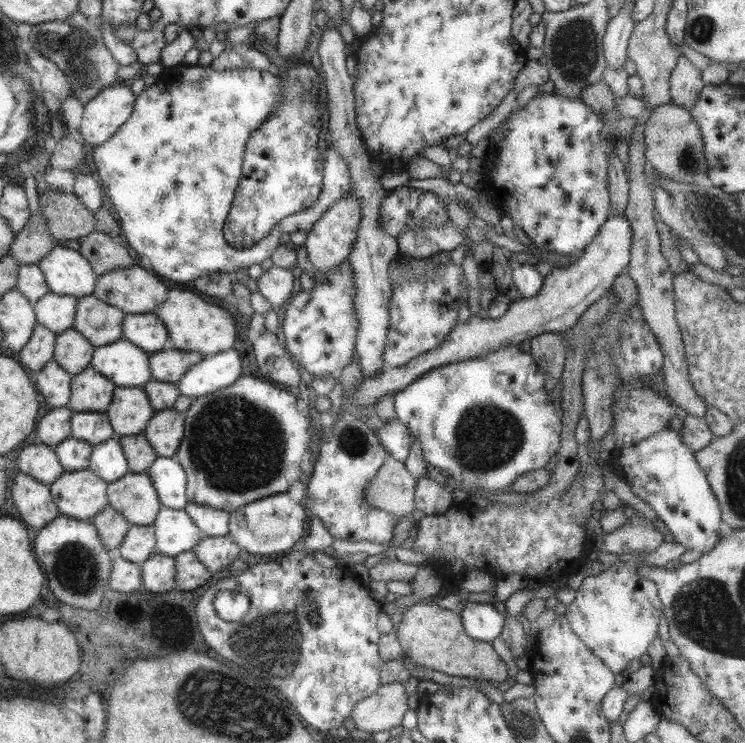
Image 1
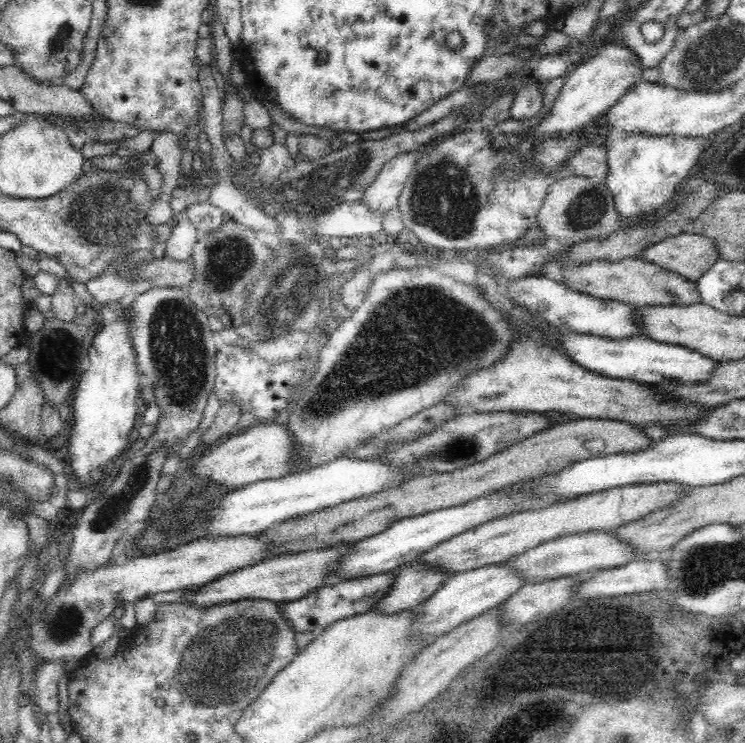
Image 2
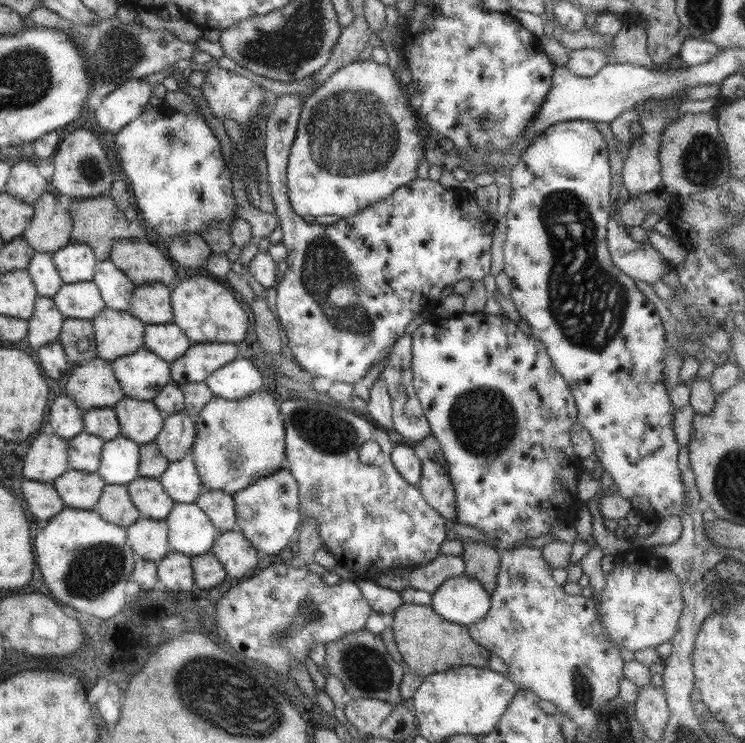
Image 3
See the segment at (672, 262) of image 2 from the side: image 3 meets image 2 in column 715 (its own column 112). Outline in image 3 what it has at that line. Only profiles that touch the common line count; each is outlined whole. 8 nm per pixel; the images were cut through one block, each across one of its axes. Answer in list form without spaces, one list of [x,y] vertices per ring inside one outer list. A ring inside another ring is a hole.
[[[117,239],[111,245],[108,259],[134,285],[163,284],[169,287],[175,279],[171,260],[165,259],[150,239]]]

